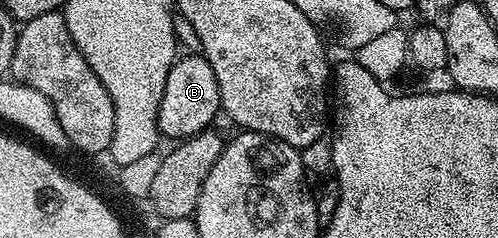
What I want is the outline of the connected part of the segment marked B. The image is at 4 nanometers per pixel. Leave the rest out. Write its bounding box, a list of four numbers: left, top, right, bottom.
[157,54,220,142]

